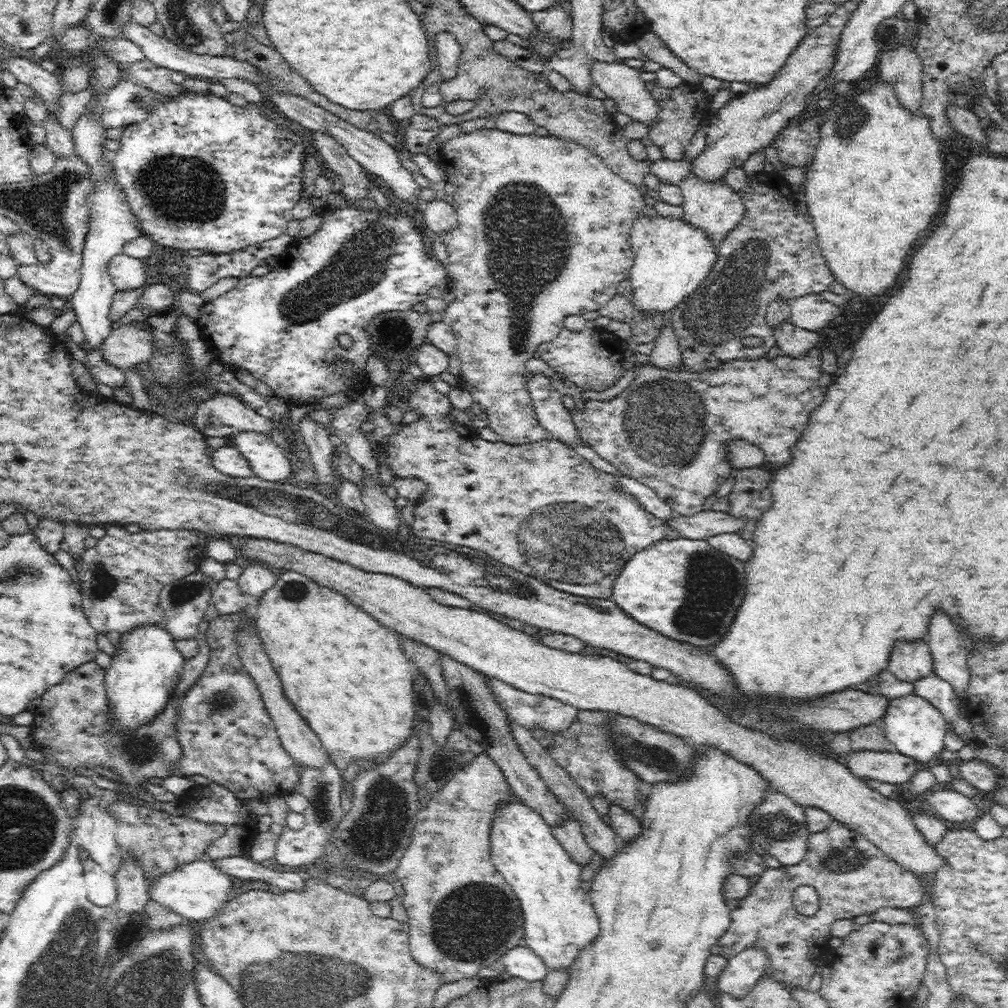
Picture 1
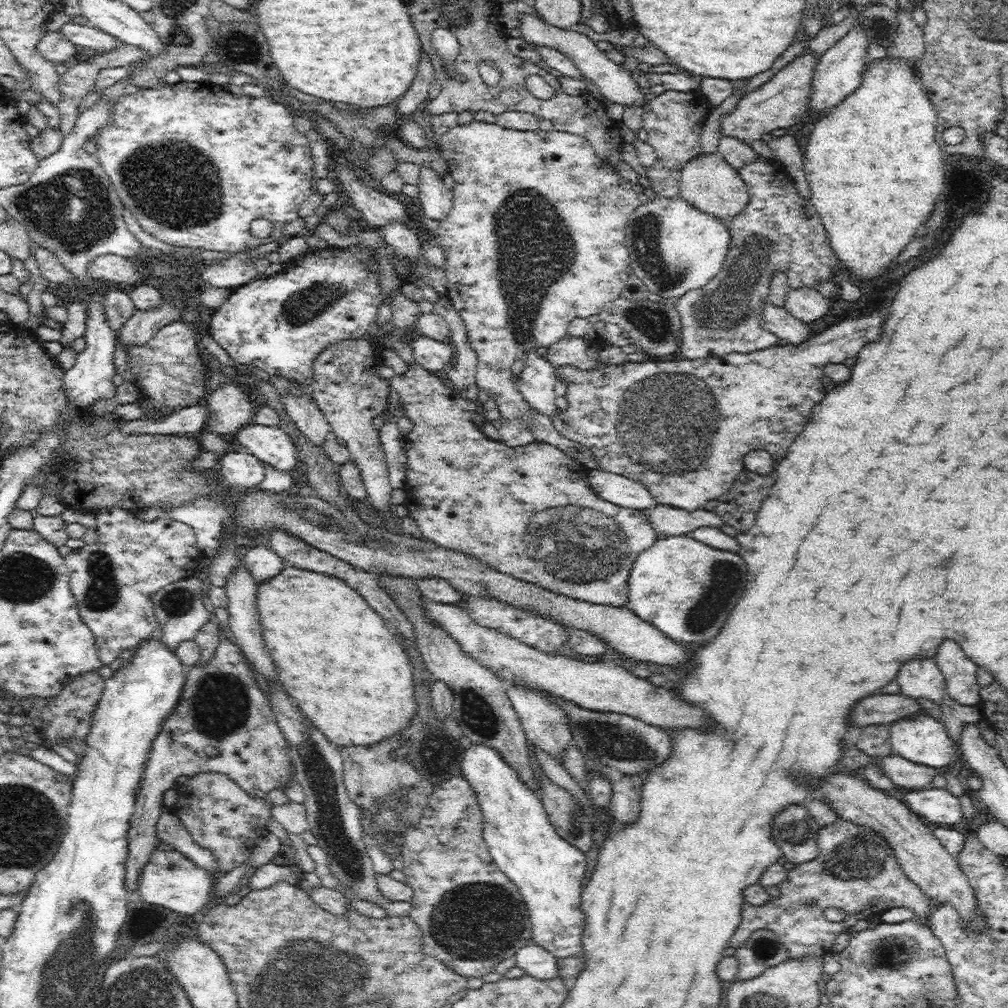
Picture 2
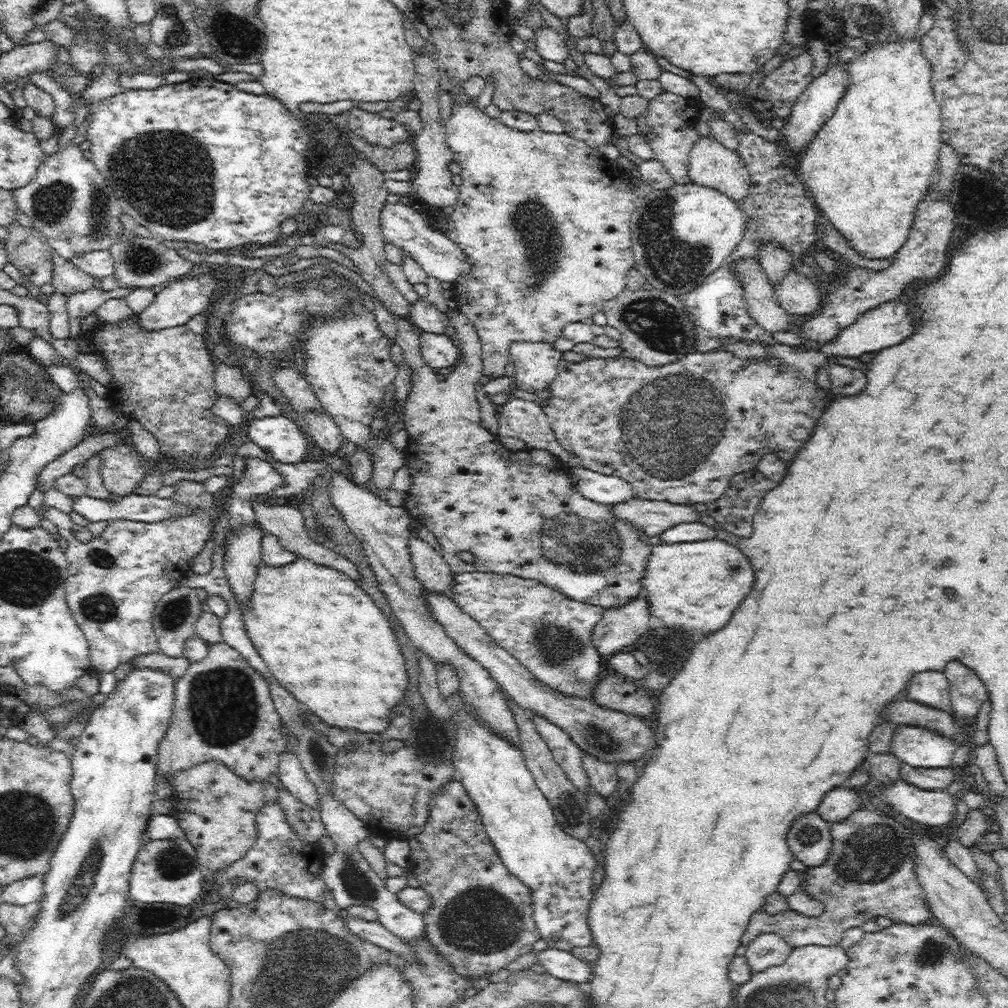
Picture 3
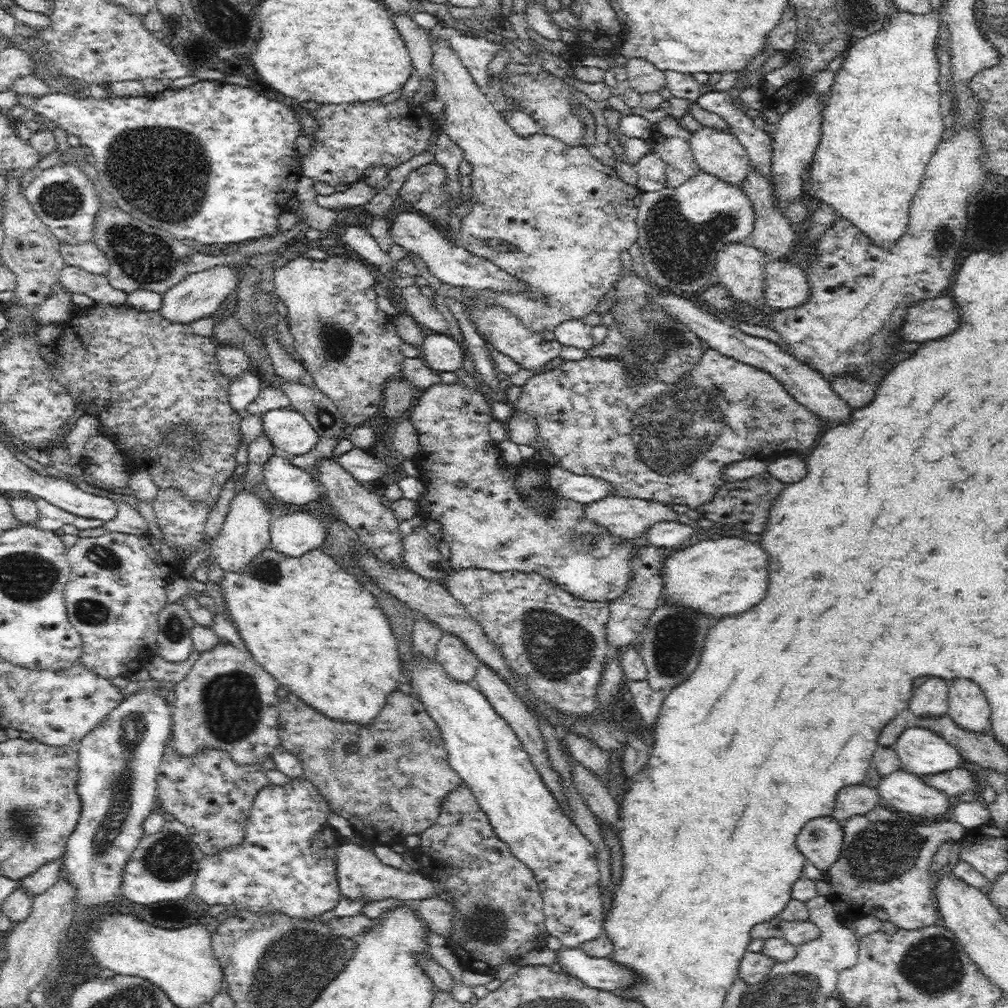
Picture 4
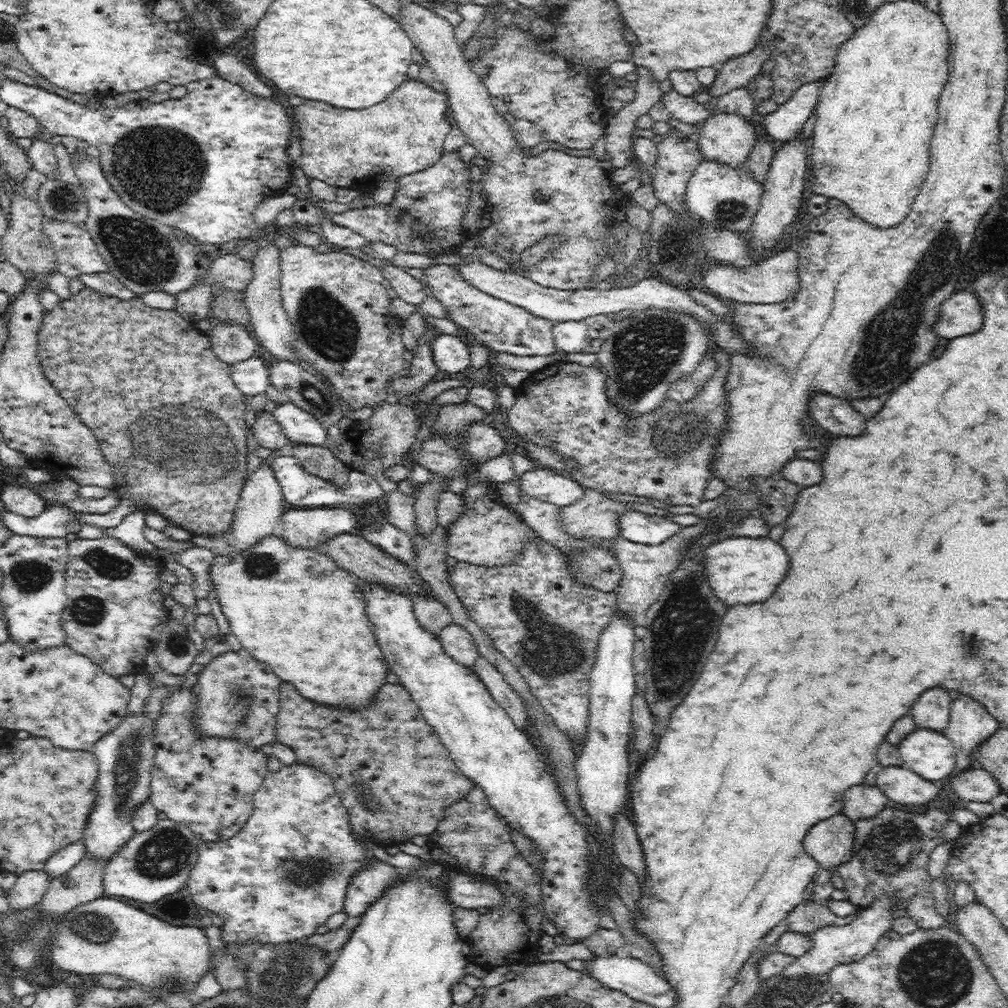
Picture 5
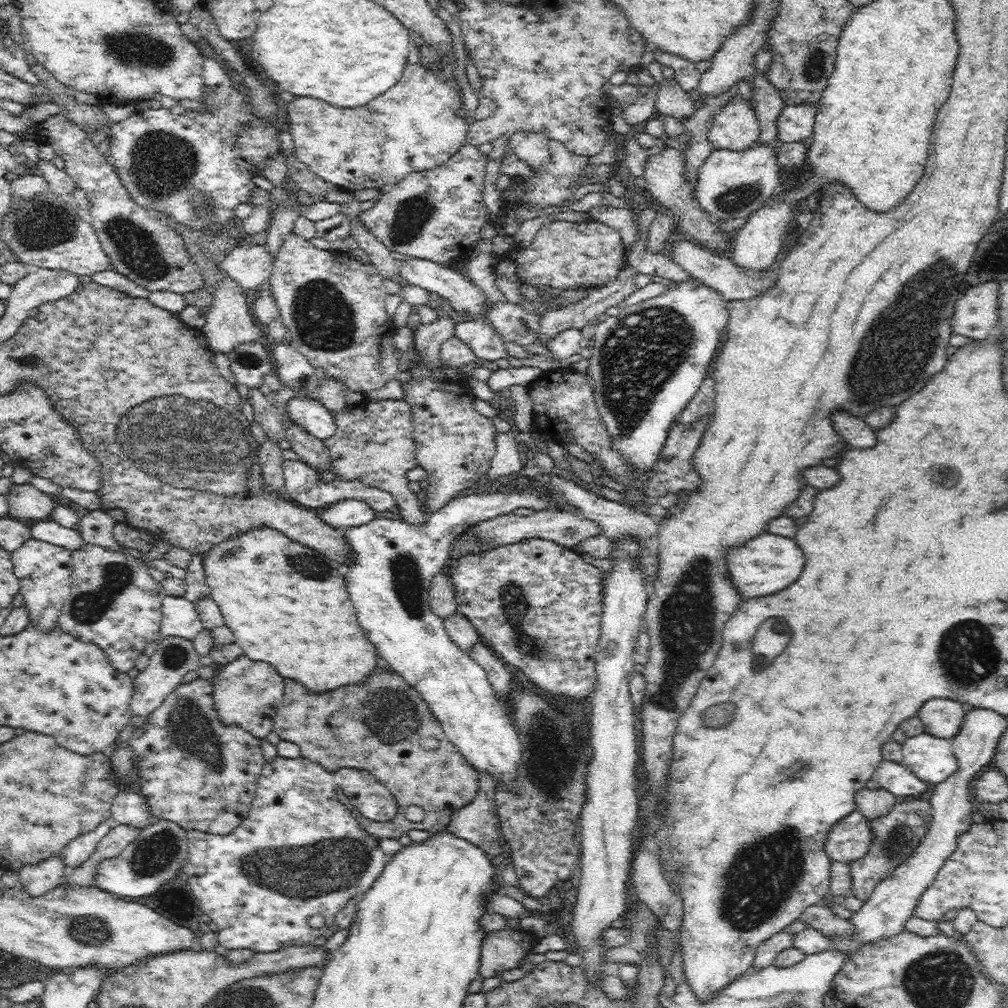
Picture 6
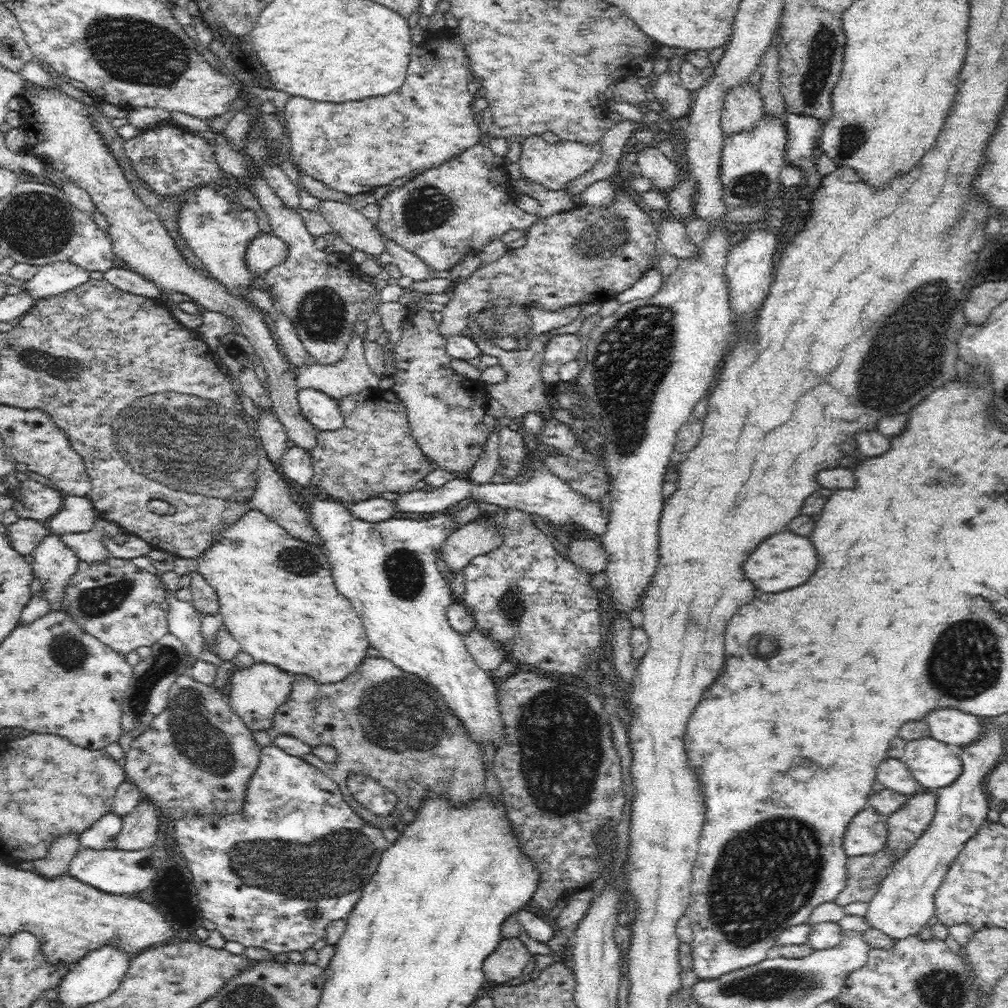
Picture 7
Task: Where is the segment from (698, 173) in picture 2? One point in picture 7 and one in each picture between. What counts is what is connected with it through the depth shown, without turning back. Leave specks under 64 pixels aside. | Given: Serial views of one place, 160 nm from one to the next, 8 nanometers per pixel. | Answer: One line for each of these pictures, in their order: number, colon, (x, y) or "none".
3: (710, 164)
4: (719, 153)
5: (727, 138)
6: (736, 128)
7: (743, 108)

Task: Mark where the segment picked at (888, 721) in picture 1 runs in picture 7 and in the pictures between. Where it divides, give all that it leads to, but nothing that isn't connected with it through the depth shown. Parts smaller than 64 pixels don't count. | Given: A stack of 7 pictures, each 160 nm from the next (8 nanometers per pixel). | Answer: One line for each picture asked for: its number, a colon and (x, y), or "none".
2: (922, 739)
3: (919, 747)
4: (921, 751)
5: (929, 753)
6: (931, 758)
7: (934, 764)

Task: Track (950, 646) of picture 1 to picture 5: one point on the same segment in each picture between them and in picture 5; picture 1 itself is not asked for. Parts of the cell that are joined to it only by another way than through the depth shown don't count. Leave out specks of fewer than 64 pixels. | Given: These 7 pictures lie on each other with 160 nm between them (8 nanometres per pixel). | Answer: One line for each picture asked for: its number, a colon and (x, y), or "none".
2: (959, 670)
3: (967, 692)
4: (968, 707)
5: (970, 723)

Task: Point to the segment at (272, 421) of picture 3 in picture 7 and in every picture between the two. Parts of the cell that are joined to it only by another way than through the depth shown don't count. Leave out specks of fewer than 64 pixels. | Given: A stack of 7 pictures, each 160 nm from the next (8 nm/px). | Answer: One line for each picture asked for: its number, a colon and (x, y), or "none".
4: (291, 434)
5: (300, 426)
6: (311, 414)
7: (323, 412)

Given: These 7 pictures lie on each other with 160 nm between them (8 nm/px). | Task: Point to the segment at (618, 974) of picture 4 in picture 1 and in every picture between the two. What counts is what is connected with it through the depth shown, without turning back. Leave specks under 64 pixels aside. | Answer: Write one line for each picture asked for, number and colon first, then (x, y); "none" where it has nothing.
1: (521, 962)
2: (534, 960)
3: (561, 964)

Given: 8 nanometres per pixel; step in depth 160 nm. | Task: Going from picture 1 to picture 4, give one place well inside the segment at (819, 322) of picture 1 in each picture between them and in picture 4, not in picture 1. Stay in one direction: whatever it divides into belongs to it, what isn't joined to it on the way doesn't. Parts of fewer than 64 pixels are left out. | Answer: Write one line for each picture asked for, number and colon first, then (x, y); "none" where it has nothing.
2: (807, 304)
3: (797, 294)
4: (786, 285)

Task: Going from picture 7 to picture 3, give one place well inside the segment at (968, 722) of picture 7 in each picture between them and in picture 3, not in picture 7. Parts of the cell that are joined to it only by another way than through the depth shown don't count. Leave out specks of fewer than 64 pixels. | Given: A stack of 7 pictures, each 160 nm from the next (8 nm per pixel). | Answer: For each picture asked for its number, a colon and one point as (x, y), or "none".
3: (931, 688)
4: (930, 700)
5: (932, 711)
6: (941, 717)

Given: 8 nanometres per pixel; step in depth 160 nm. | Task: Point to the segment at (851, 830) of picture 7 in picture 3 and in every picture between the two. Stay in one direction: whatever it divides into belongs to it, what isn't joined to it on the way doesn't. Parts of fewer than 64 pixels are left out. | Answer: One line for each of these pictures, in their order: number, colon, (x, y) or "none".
3: (809, 838)
4: (820, 841)
5: (830, 842)
6: (850, 838)

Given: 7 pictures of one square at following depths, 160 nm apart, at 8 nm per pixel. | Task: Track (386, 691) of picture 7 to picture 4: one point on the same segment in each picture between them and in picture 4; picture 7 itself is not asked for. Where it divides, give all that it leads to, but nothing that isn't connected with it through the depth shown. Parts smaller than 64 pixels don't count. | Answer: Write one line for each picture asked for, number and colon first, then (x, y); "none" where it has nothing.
4: (392, 787)
5: (386, 753)
6: (383, 726)

